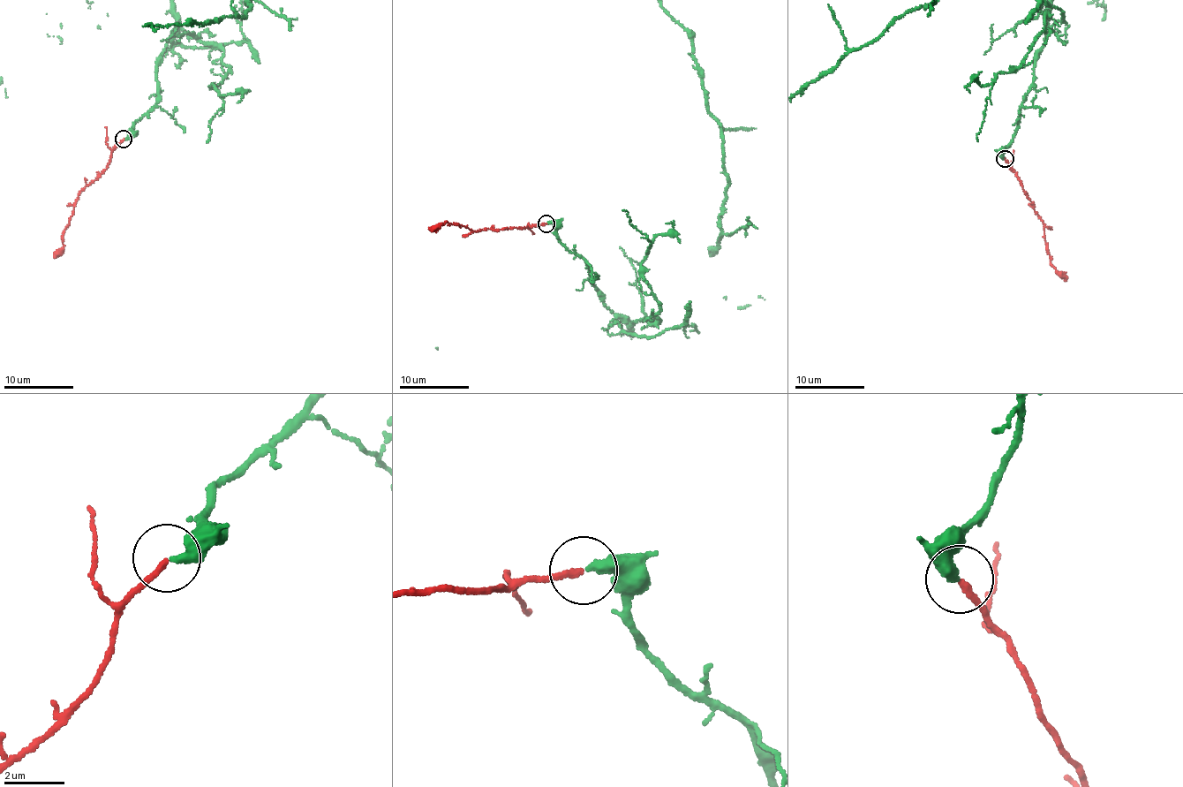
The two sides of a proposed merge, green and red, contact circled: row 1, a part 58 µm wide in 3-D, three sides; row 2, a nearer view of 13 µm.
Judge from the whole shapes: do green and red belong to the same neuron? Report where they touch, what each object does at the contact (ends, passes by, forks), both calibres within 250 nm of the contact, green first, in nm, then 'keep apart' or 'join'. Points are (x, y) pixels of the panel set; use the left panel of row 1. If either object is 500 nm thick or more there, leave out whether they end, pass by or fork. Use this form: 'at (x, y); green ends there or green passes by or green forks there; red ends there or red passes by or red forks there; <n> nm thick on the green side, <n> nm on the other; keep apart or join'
at (124, 139); green ends there; red ends there; 340 nm thick on the green side, 190 nm on the other; join

